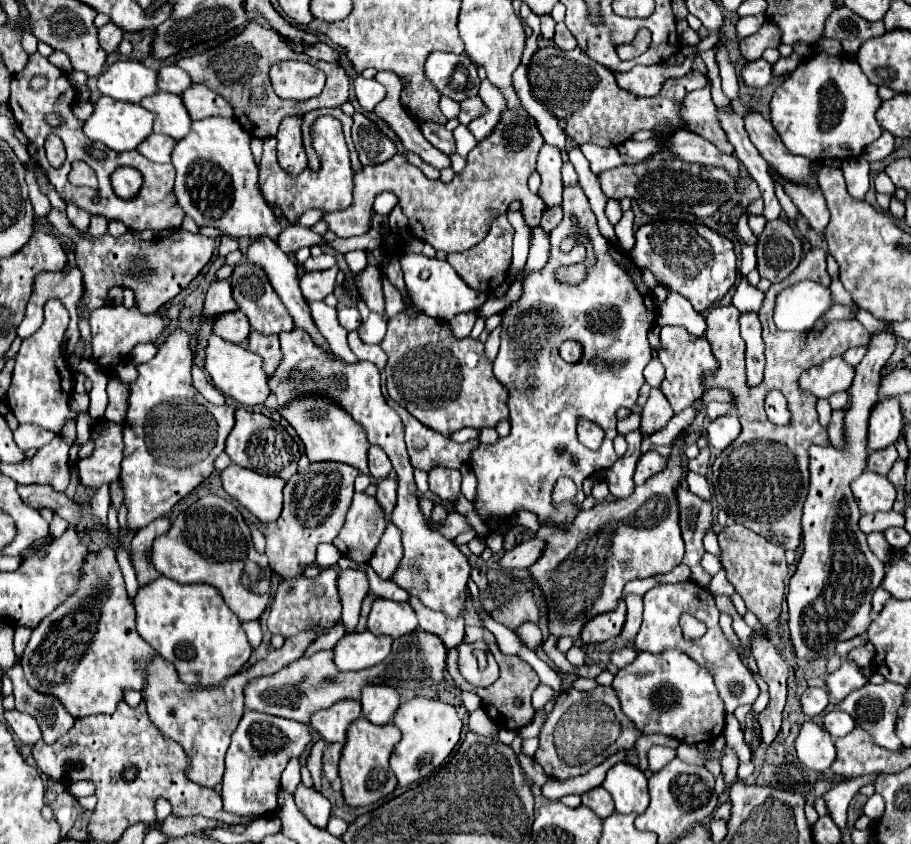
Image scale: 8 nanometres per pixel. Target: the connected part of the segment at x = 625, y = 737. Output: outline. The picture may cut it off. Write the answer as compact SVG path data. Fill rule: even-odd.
M597 686L589 692L567 688L557 696L555 710L549 714L541 730L541 736L539 736L541 744L535 752L535 760L543 766L545 774L551 778L573 778L573 776L587 774L593 766L601 764L603 758L615 754L617 750L633 748L633 742L639 736L641 732L621 712L619 700L611 686ZM577 712L583 712L583 720L579 720ZM573 732L577 732L575 740L573 740Z

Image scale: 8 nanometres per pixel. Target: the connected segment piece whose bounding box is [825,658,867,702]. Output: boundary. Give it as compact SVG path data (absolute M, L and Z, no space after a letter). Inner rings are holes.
M843 660L841 666L827 676L827 688L829 688L829 696L833 702L841 702L847 694L863 688L867 684L865 674L861 672L863 668L853 662L853 660Z

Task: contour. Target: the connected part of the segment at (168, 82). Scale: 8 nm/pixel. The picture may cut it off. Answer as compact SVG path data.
M175 64L163 66L157 72L157 86L165 92L173 92L173 94L181 94L187 86L191 84L191 78Z

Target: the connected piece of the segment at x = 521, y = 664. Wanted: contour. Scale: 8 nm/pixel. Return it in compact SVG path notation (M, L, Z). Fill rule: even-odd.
M467 626L467 628L465 628L465 640L467 640L467 642L471 642L471 640L483 640L483 642L487 642L489 650L495 654L495 660L497 660L497 664L499 664L499 668L501 668L501 674L499 674L499 678L497 678L491 686L487 686L487 688L472 686L467 681L461 680L457 663L458 652L454 650L454 648L451 648L448 650L446 660L447 671L453 678L456 686L461 691L471 691L477 694L477 696L481 696L485 712L491 716L491 720L493 720L499 728L519 730L519 728L527 726L527 724L533 720L533 714L535 714L535 708L531 706L531 694L533 694L533 690L539 686L539 678L537 678L535 670L533 670L525 660L521 660L519 656L507 656L507 654L503 654L503 652L499 650L499 646L497 646L495 636L493 636L487 628L483 628L483 626L477 626L477 628L475 628L475 626Z

